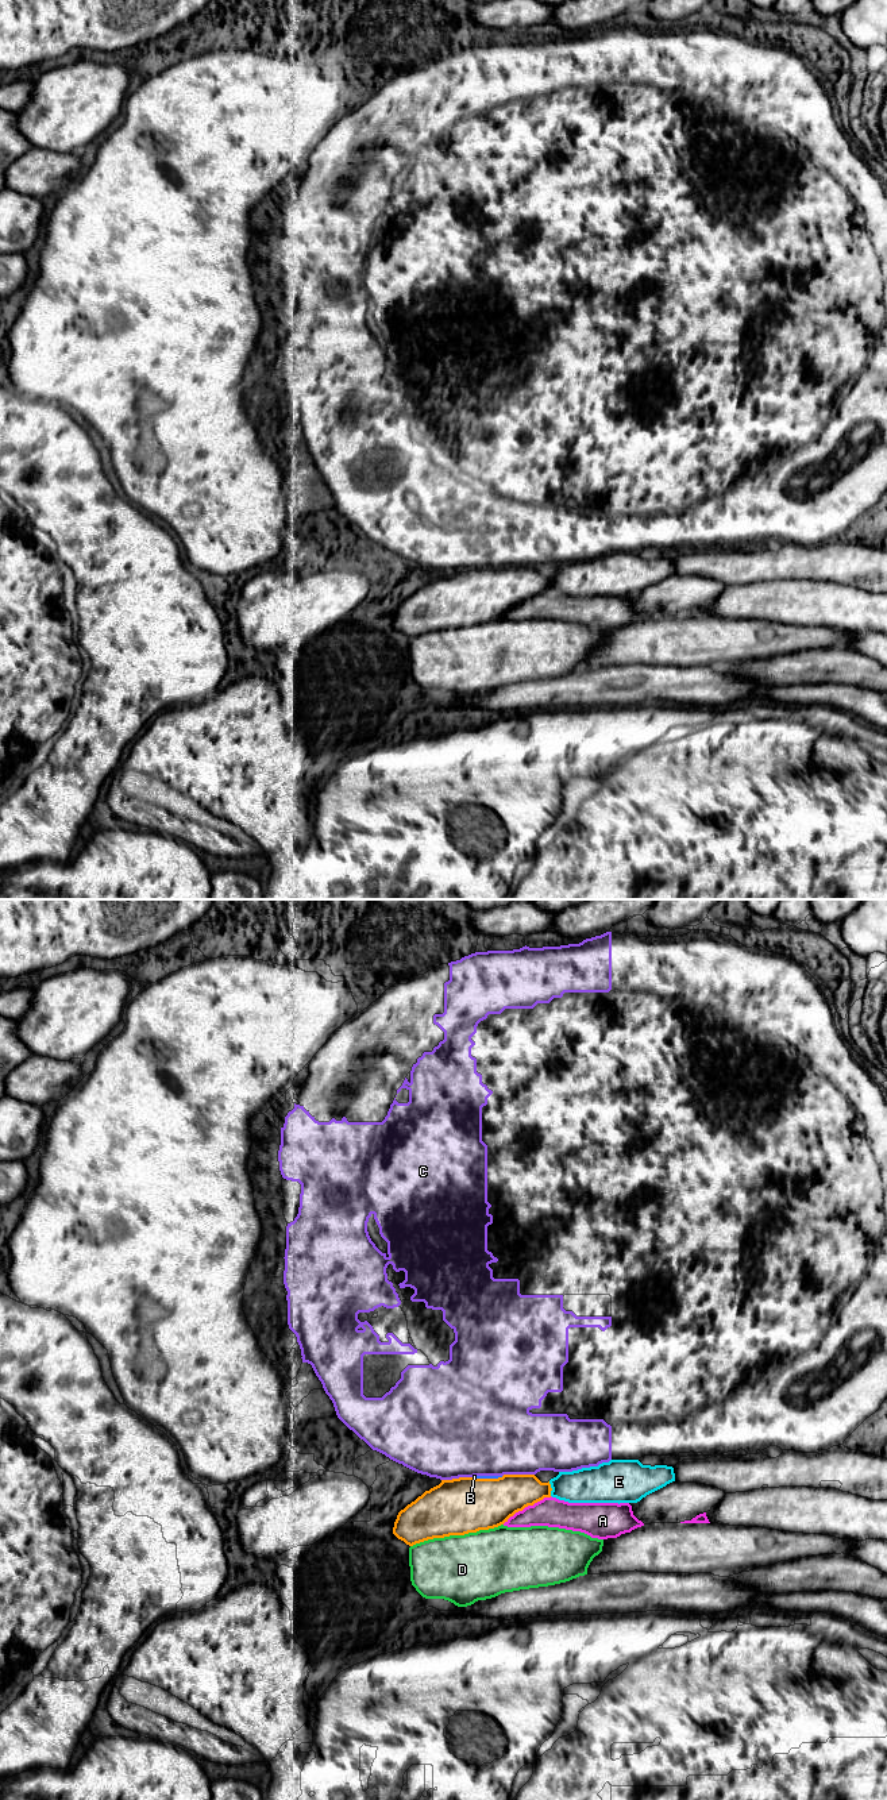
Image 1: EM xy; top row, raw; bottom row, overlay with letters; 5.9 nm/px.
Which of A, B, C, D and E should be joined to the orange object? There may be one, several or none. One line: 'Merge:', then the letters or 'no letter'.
Merge: B

